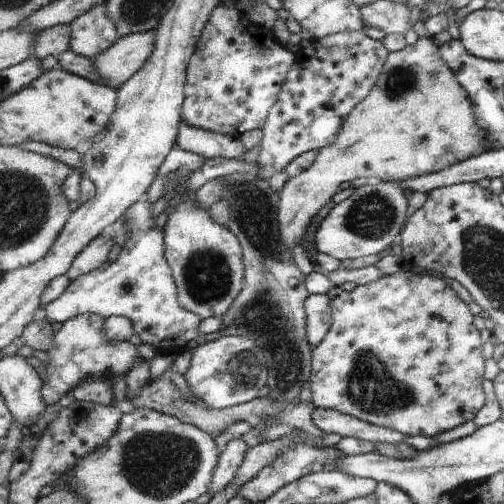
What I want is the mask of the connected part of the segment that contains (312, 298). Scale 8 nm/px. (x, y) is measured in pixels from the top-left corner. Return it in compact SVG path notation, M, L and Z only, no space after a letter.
M327 293L311 294L306 301L308 342L313 348L320 346L331 331L332 305Z

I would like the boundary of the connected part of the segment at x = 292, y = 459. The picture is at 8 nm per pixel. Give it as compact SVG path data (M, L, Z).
M296 443L292 446L284 454L281 454L278 460L261 470L259 476L243 485L239 495L247 499L249 503L265 503L281 488L308 477L309 474L338 470L336 462L344 455L334 447L316 447L307 443Z

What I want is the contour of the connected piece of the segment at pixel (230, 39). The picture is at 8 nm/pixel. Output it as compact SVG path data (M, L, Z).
M220 5L209 20L201 36L195 58L191 61L189 78L184 89L183 122L208 132L230 135L239 139L241 134L251 130L264 130L269 114L279 101L289 70L298 60L298 54L285 49L276 40L276 34L265 32L265 41L261 39L262 27L253 24L237 6Z

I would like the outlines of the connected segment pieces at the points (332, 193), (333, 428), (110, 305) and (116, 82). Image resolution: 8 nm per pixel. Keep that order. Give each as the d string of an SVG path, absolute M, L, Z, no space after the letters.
M421 38L404 50L390 53L372 93L349 116L337 143L321 150L313 166L292 177L280 193L280 247L292 254L313 218L334 200L343 182L361 177L401 182L439 173L493 149L494 142L481 130L476 110L468 91L461 87L431 38Z
M315 408L310 415L310 422L318 429L328 433L338 433L341 438L350 436L374 444L402 444L407 442L407 435L386 427L373 425L363 420L342 414L337 410Z
M145 197L124 213L122 220L130 227L131 231L119 257L114 262L107 261L98 270L71 281L65 295L42 309L41 315L44 315L45 319L50 323L60 322L63 324L83 314L100 315L105 320L112 317L126 317L133 322L135 334L139 335L142 342L151 345L157 352L179 353L187 348L185 344L189 340L199 336L202 319L181 307L176 280L173 277L172 267L166 258L166 240L163 234L165 225L163 228L155 226L154 219L156 217L153 214L153 204Z
M136 33L120 37L114 46L96 55L94 66L97 73L115 87L127 83L149 61L155 46L155 36Z

